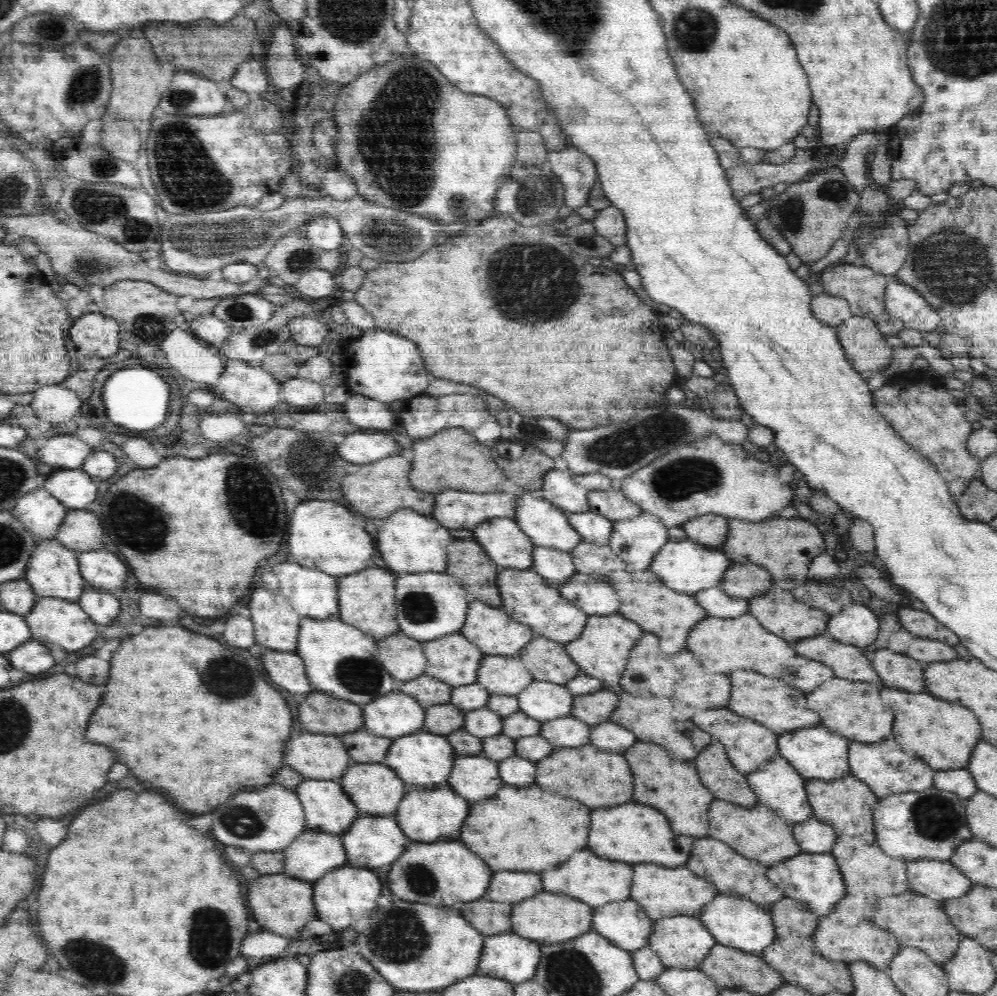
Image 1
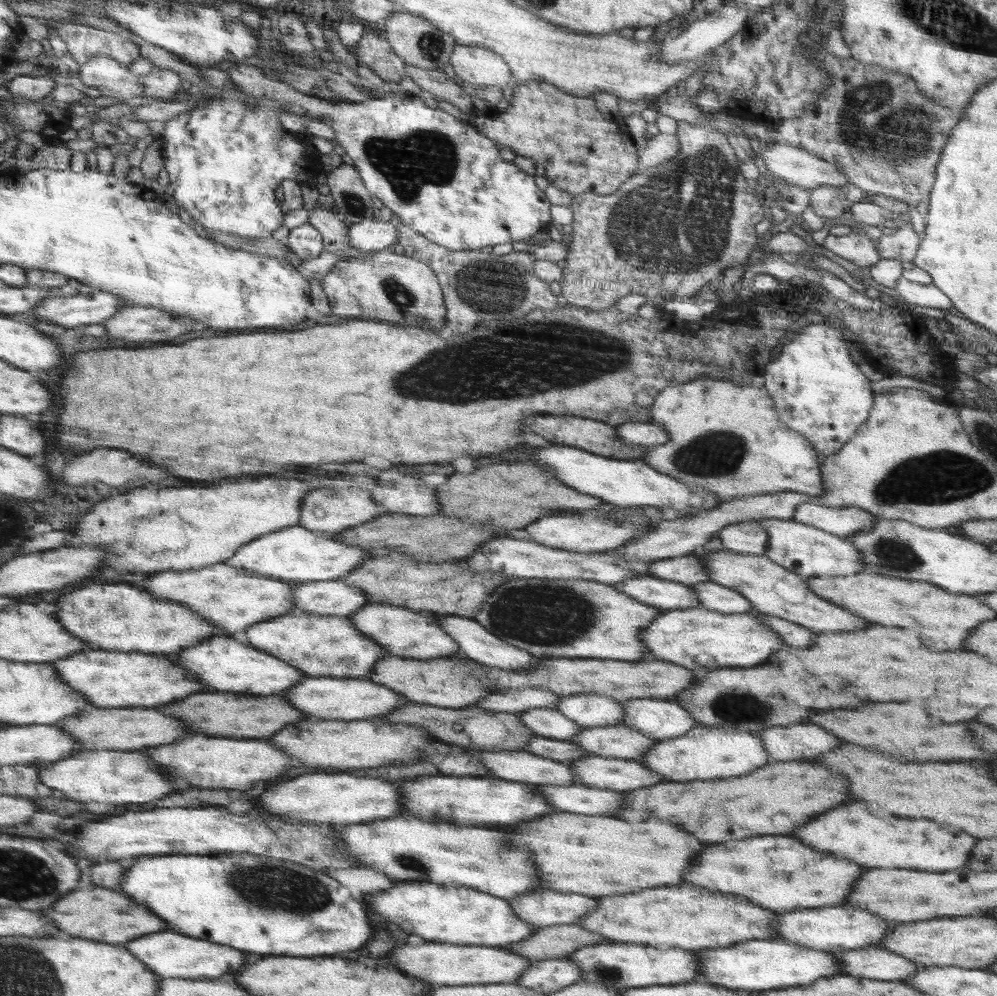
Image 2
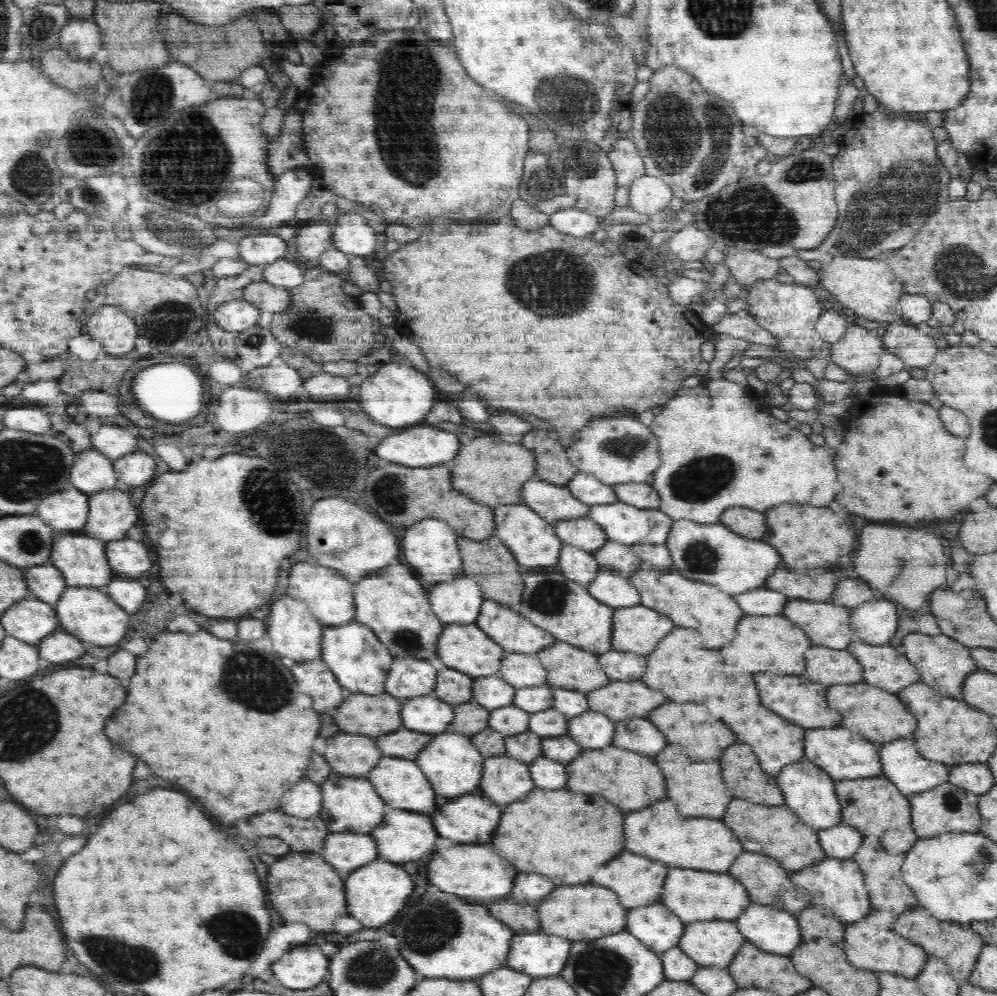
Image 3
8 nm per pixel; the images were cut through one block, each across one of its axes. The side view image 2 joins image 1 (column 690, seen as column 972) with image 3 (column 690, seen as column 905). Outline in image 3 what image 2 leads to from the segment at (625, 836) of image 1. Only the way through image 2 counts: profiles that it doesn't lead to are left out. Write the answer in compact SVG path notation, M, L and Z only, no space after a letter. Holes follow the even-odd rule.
M670 800L656 804L656 808L646 808L644 812L630 814L624 832L628 832L628 844L626 844L628 848L640 846L640 850L630 850L630 852L640 852L642 856L652 856L652 860L664 860L666 864L678 868L726 872L732 866L732 862L744 852L742 844L726 824L712 818L684 818L678 812L676 804ZM644 826L646 826L646 834L644 834ZM644 844L646 850L642 850Z

